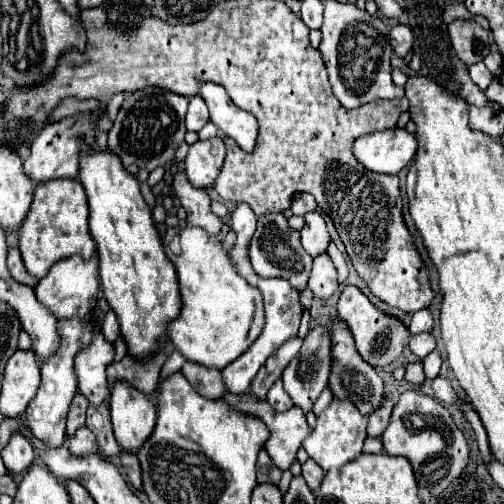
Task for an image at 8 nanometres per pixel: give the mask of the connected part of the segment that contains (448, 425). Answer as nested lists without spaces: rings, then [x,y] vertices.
[[[414,390],[404,392],[402,398],[400,398],[400,402],[394,406],[392,422],[390,422],[390,426],[382,434],[382,444],[384,444],[384,452],[386,454],[404,456],[412,464],[418,486],[422,490],[428,490],[430,496],[440,496],[464,472],[464,468],[466,468],[466,464],[470,460],[468,440],[466,440],[464,432],[454,424],[450,412],[440,402],[424,396],[422,392],[414,392]]]

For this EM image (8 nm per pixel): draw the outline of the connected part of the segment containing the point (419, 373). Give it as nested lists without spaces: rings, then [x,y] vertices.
[[[412,362],[412,364],[408,364],[404,380],[410,382],[410,384],[414,384],[414,386],[422,384],[422,382],[426,380],[426,374],[424,374],[424,366],[422,366],[422,362]]]

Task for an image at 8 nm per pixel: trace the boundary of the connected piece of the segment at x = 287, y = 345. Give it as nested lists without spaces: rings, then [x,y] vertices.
[[[292,336],[290,340],[286,340],[268,360],[266,364],[260,368],[260,372],[254,378],[252,384],[252,394],[258,398],[266,398],[266,392],[270,390],[270,386],[274,384],[274,380],[278,380],[286,368],[286,364],[298,354],[302,346],[302,338],[300,336]]]

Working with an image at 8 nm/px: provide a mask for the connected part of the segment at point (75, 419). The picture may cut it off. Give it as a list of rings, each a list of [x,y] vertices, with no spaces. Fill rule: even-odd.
[[[78,392],[72,406],[70,406],[70,416],[68,416],[68,424],[66,424],[66,436],[74,436],[74,432],[84,426],[84,420],[86,420],[86,410],[88,410],[90,402]]]

